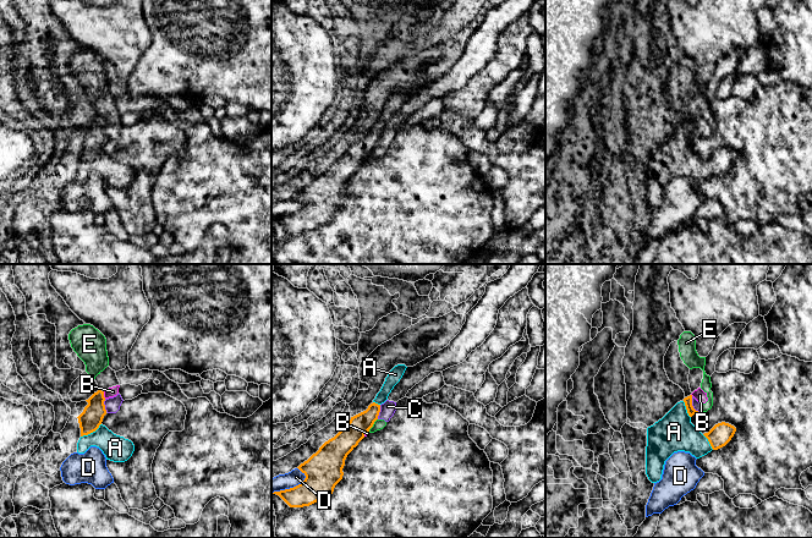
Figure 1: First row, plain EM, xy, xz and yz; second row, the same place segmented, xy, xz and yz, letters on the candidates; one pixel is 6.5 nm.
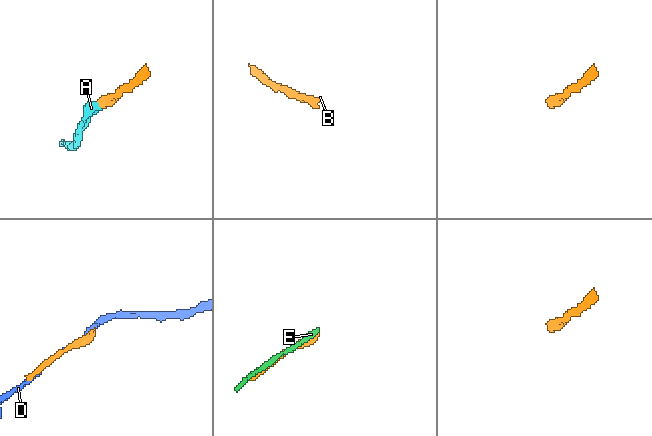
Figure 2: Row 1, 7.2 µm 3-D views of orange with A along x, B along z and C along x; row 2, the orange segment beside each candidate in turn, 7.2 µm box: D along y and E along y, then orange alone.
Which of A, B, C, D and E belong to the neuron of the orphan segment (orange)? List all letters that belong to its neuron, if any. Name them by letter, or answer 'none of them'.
A

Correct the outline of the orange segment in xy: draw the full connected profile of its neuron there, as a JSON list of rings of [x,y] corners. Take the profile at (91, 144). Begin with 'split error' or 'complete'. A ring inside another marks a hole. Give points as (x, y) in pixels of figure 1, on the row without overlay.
split error | [[[98,116],[86,127],[88,131],[77,143],[81,154],[77,179],[84,180],[90,172],[97,172],[103,177],[106,186],[114,188],[127,187],[135,177],[133,169],[114,160],[102,150],[106,141],[104,117]]]

